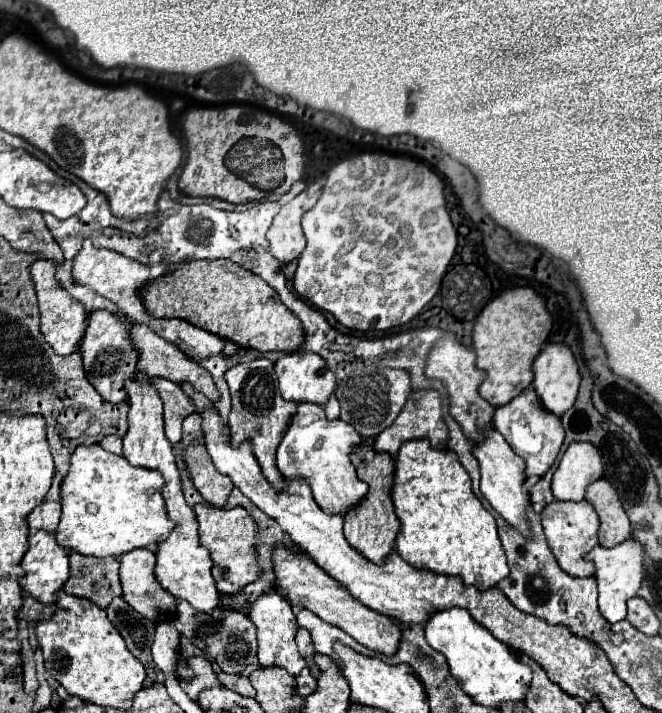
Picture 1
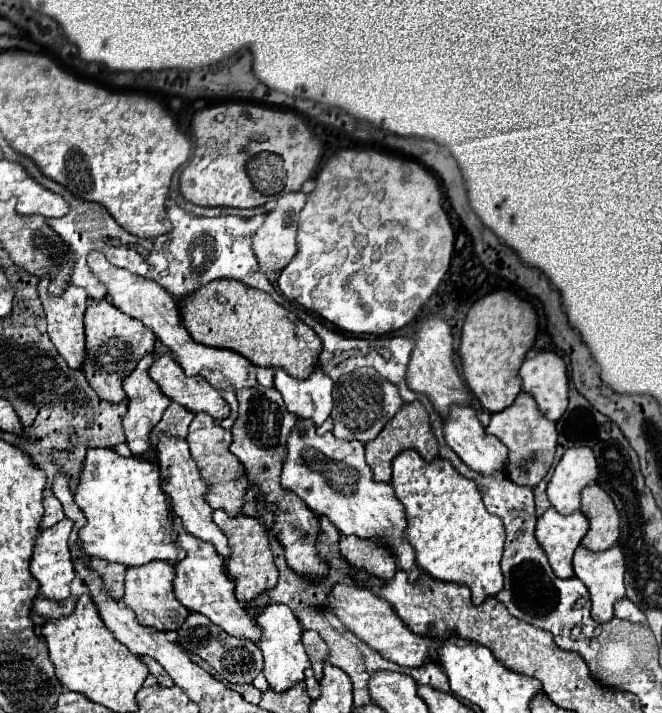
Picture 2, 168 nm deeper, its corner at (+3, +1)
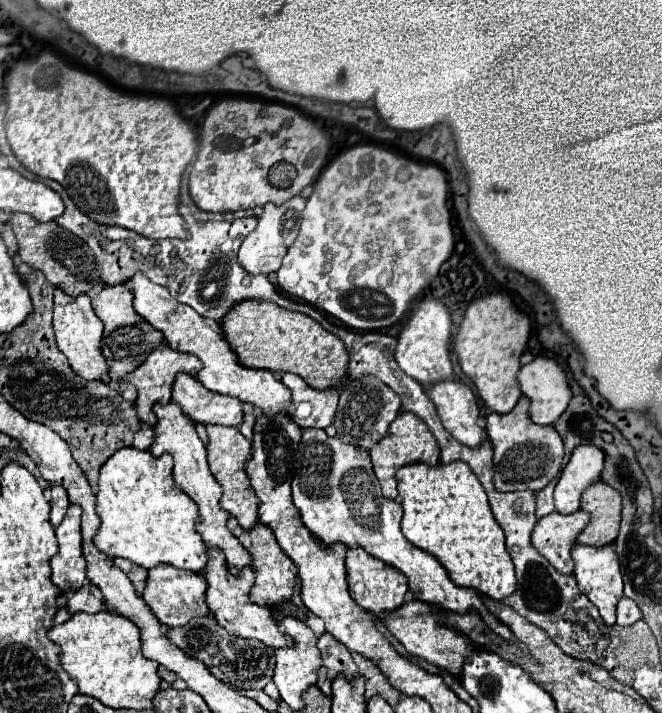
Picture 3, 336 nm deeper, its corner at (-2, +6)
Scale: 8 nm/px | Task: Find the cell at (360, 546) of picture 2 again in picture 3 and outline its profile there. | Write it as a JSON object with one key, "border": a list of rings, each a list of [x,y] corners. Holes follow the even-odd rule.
{"border":[[[348,550],[346,566],[348,566],[350,596],[356,600],[356,604],[360,604],[362,608],[366,608],[368,612],[372,612],[372,614],[384,614],[384,612],[396,610],[398,606],[404,604],[406,592],[408,592],[408,584],[406,584],[406,578],[400,576],[398,570],[382,564],[380,560],[374,560],[364,550]]]}

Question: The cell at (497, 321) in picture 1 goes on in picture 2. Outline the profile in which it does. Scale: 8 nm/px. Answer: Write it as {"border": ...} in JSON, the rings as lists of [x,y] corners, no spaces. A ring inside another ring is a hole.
{"border":[[[509,289],[493,291],[479,301],[473,303],[469,309],[463,331],[461,331],[461,363],[463,363],[463,377],[469,389],[475,393],[483,409],[489,413],[503,411],[509,407],[521,391],[519,367],[533,347],[537,337],[537,315],[529,301],[521,299]]]}

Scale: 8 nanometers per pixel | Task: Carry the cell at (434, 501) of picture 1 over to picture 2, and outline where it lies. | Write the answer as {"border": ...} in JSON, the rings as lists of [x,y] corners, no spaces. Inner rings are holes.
{"border":[[[407,449],[393,459],[391,485],[405,507],[405,539],[415,549],[415,561],[423,571],[439,581],[467,585],[475,605],[503,589],[499,567],[505,543],[503,523],[485,509],[475,481],[461,477],[447,459],[425,461],[415,449]]]}

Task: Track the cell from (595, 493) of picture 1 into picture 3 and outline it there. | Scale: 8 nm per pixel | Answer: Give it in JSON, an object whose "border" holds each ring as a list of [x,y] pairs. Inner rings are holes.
{"border":[[[598,480],[584,490],[580,498],[580,508],[590,514],[590,522],[580,532],[576,542],[588,546],[612,544],[620,528],[622,498],[618,496],[618,492]]]}

